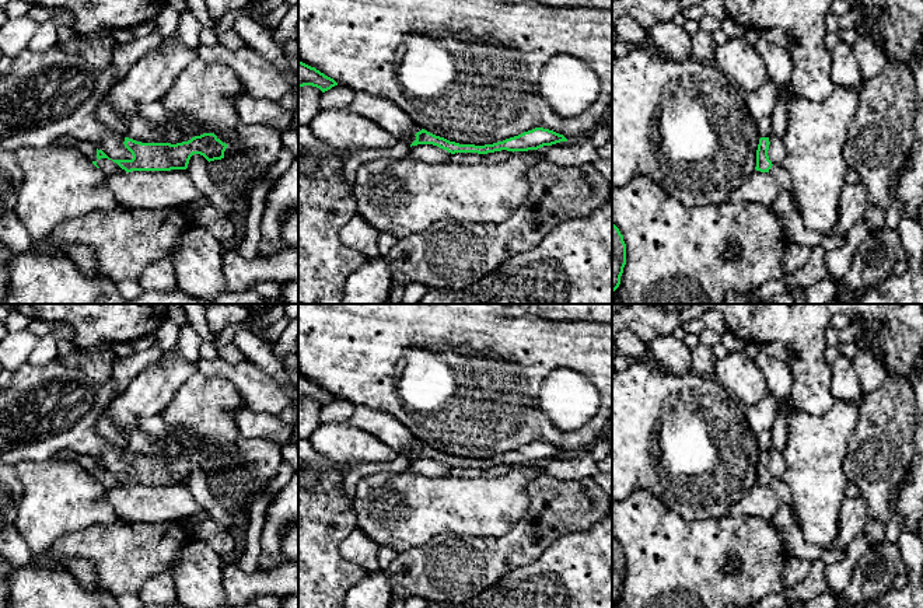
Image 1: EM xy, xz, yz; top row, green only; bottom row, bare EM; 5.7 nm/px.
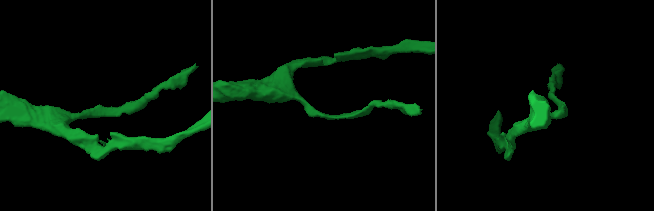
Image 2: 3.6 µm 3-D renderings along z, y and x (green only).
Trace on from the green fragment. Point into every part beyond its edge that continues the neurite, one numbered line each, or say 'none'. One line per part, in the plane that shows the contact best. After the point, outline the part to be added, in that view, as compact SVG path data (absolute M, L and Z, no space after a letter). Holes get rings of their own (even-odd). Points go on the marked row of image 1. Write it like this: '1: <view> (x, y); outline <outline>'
none

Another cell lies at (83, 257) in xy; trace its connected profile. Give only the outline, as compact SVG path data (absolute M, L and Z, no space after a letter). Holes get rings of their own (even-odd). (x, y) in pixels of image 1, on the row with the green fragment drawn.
M67 244L63 251L80 272L88 276L101 275L97 266L95 251L91 247L83 244Z

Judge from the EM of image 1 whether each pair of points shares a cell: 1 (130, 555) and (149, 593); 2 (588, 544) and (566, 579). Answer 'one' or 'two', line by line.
1: two
2: one

